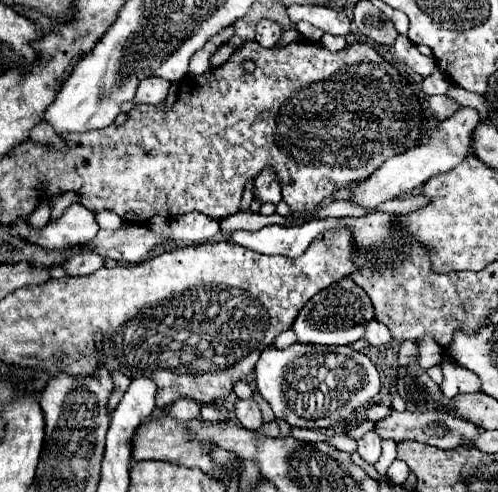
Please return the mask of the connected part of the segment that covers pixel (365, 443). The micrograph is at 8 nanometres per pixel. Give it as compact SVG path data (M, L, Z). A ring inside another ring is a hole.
M375 430L363 434L363 436L357 440L357 444L359 444L357 452L359 452L359 456L361 456L367 464L375 464L375 462L379 460L379 456L381 456L381 438L375 434Z

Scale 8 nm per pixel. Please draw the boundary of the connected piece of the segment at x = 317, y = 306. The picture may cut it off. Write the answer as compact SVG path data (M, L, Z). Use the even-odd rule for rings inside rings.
M343 278L329 288L317 292L301 310L293 324L293 332L297 334L299 342L307 344L325 344L325 346L347 346L363 338L367 324L375 320L375 308L367 296L367 292L357 286L351 278Z

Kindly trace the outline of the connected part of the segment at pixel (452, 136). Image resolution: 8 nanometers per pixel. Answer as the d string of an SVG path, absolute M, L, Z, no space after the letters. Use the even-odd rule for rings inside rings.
M461 108L455 116L447 118L441 124L439 130L433 132L433 136L429 138L427 144L417 144L411 152L403 152L399 156L393 156L393 158L385 160L383 166L373 176L369 176L367 180L363 180L353 190L353 194L349 196L349 202L355 204L355 206L361 206L365 210L373 210L381 202L387 202L387 200L393 200L393 198L399 198L399 196L405 196L405 194L417 190L431 176L453 170L455 166L459 166L467 158L467 154L471 150L473 132L475 132L475 128L477 128L479 122L481 122L481 118L479 118L479 114L475 110Z

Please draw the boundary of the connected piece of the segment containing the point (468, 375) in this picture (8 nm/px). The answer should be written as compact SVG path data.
M443 362L441 366L443 366L441 390L447 398L453 398L463 392L481 392L481 380L471 370L453 362Z

